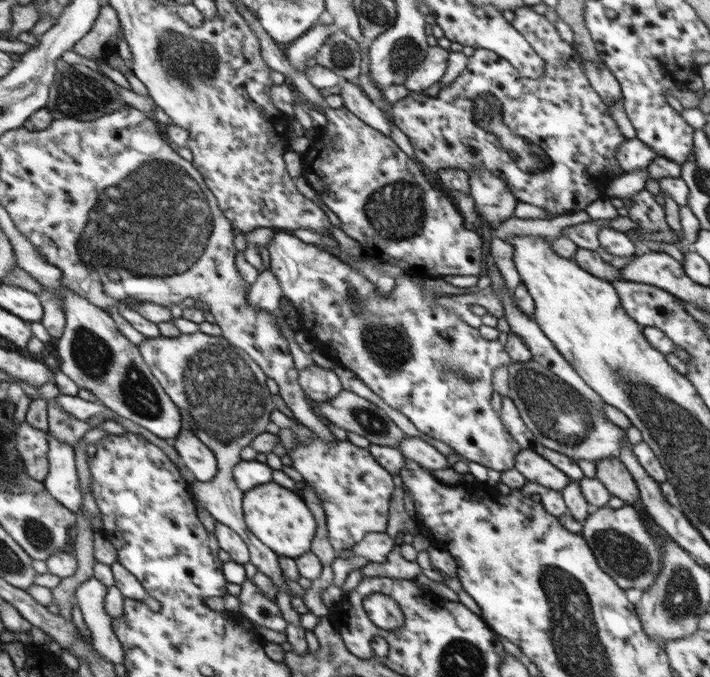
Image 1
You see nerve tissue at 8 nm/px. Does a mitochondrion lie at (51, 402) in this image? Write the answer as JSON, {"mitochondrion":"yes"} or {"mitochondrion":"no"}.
{"mitochondrion":"no"}

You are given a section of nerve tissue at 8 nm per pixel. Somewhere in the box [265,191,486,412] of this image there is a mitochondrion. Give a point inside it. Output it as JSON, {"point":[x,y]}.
{"point":[387,344]}

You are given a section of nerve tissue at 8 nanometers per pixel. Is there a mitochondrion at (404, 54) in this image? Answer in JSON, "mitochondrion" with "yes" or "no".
{"mitochondrion":"yes"}

